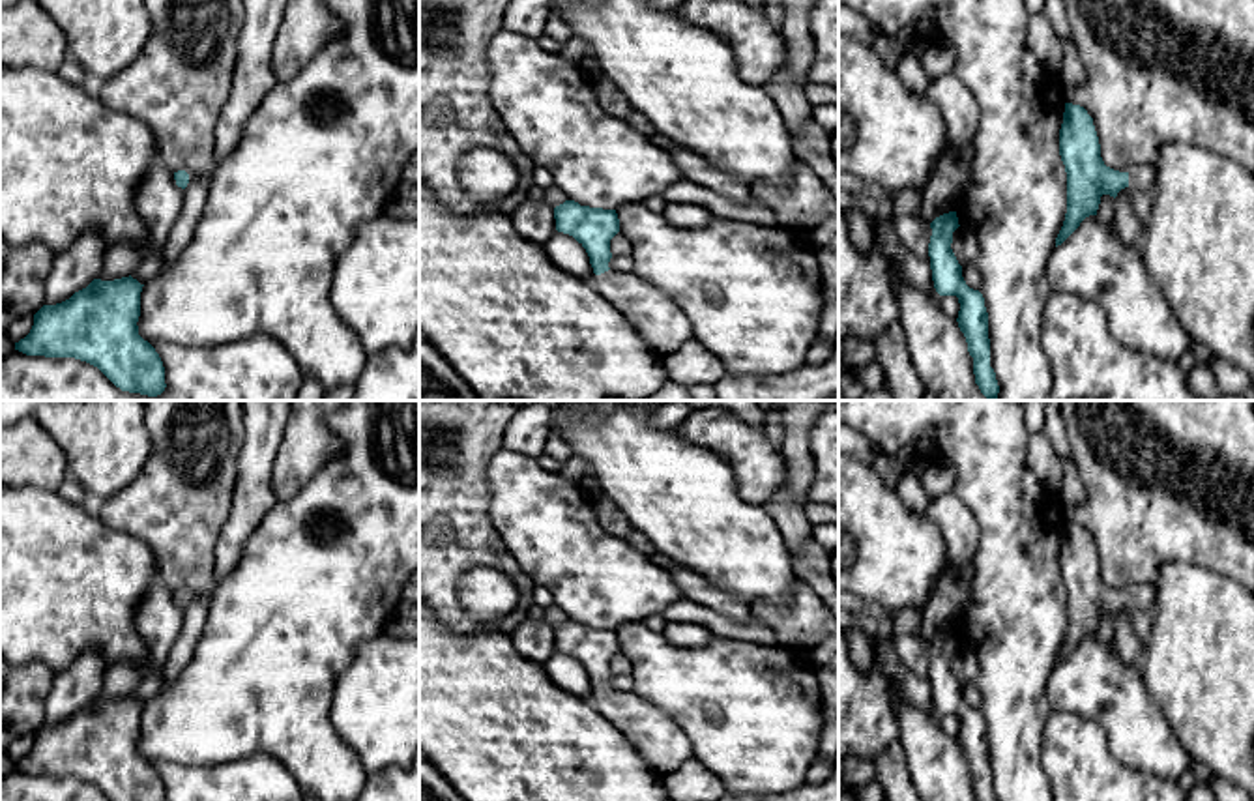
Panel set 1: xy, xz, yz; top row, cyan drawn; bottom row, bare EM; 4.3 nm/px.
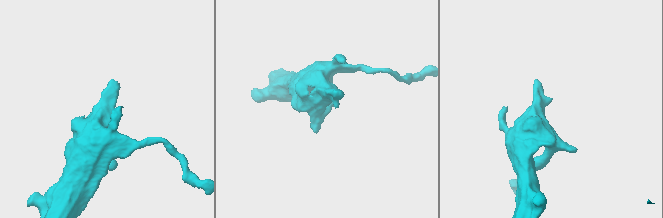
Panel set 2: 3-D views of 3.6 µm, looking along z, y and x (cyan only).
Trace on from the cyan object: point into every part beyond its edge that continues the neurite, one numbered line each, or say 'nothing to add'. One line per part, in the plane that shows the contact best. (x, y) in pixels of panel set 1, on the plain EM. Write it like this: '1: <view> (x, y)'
1: xz (661, 742)

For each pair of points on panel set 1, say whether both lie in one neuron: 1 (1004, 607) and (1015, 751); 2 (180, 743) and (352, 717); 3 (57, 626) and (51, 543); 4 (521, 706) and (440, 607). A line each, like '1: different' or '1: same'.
1: same
2: different
3: same
4: different

